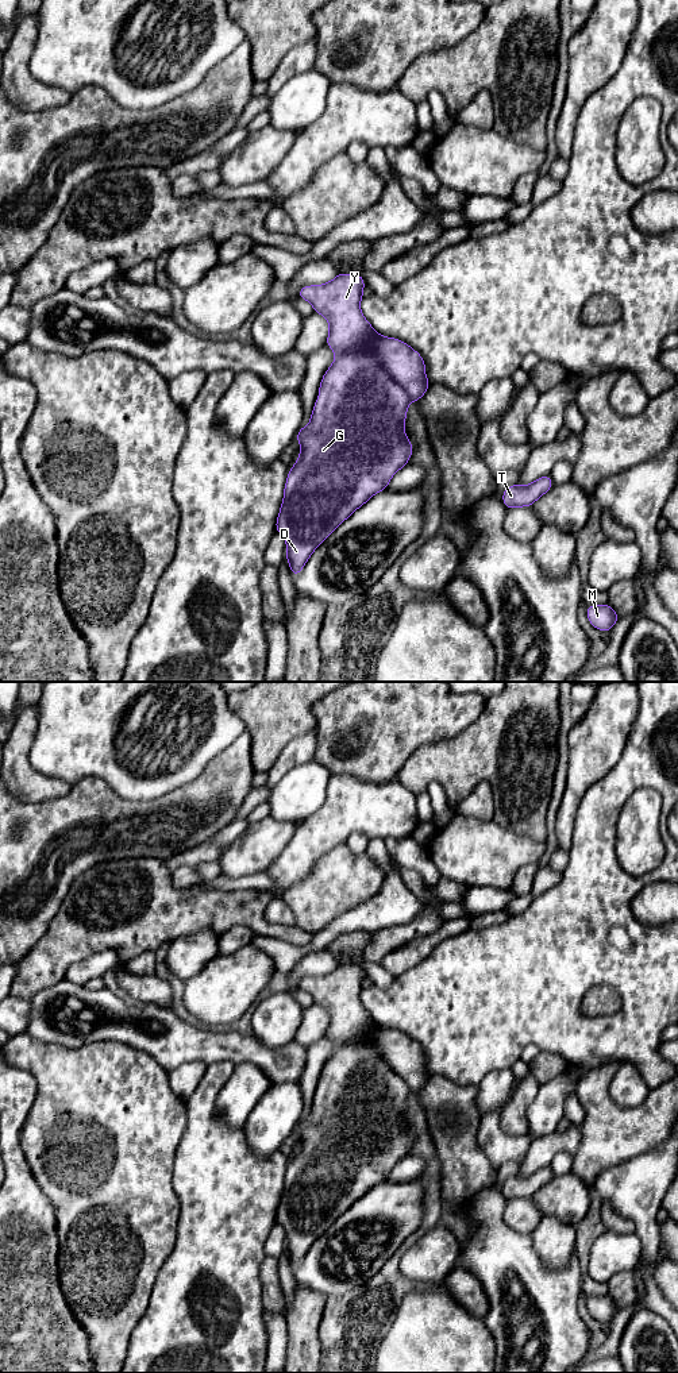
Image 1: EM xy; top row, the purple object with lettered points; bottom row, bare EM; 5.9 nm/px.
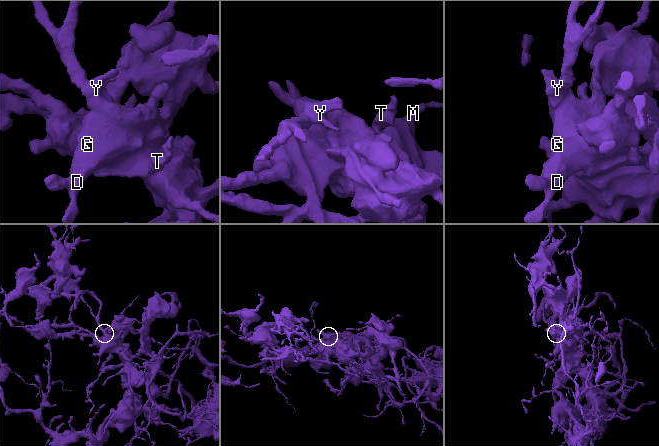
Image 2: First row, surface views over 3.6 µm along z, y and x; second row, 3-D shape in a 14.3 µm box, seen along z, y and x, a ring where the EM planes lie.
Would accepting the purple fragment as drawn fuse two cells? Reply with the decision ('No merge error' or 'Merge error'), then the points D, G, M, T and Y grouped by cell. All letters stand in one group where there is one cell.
No merge error. Groups: D G M T Y

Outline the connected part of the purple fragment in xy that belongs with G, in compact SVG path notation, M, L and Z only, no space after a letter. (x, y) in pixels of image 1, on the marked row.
M339 273L327 284L303 286L297 293L298 298L307 300L316 313L327 319L330 331L325 344L336 358L321 378L319 398L313 405L309 424L300 428L296 435L301 451L296 464L289 468L284 500L276 521L276 532L282 535L286 541L285 558L294 578L301 572L313 551L344 520L374 494L386 490L392 477L408 466L415 448L404 431L407 410L409 404L417 402L431 385L421 355L400 339L377 333L365 319L359 306L363 289L362 275Z

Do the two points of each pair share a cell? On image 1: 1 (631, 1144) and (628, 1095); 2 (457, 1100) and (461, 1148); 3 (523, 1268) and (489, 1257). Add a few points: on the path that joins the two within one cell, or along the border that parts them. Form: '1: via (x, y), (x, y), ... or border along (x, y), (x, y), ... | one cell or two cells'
1: border along (651, 1090), (635, 1106), (620, 1106), (608, 1094) | two cells
2: via (458, 1113), (458, 1136) | one cell
3: via (515, 1260), (512, 1257), (497, 1257) | one cell

